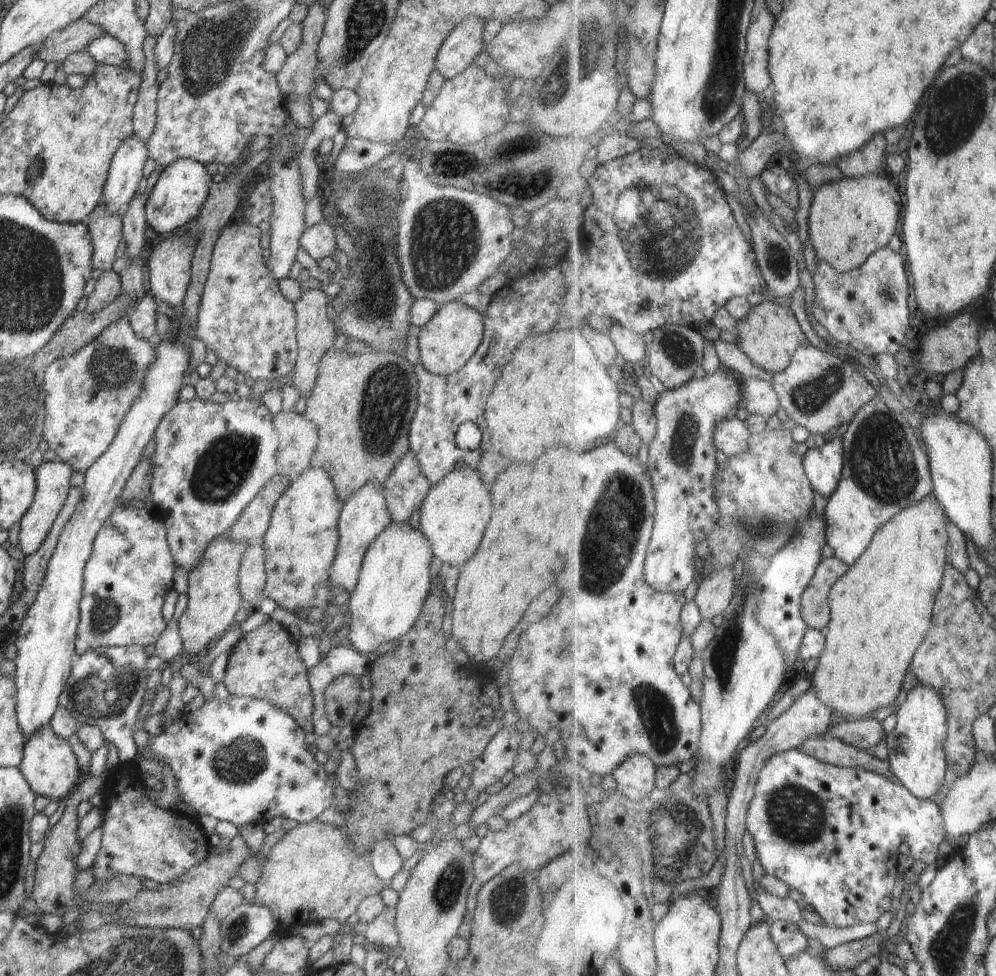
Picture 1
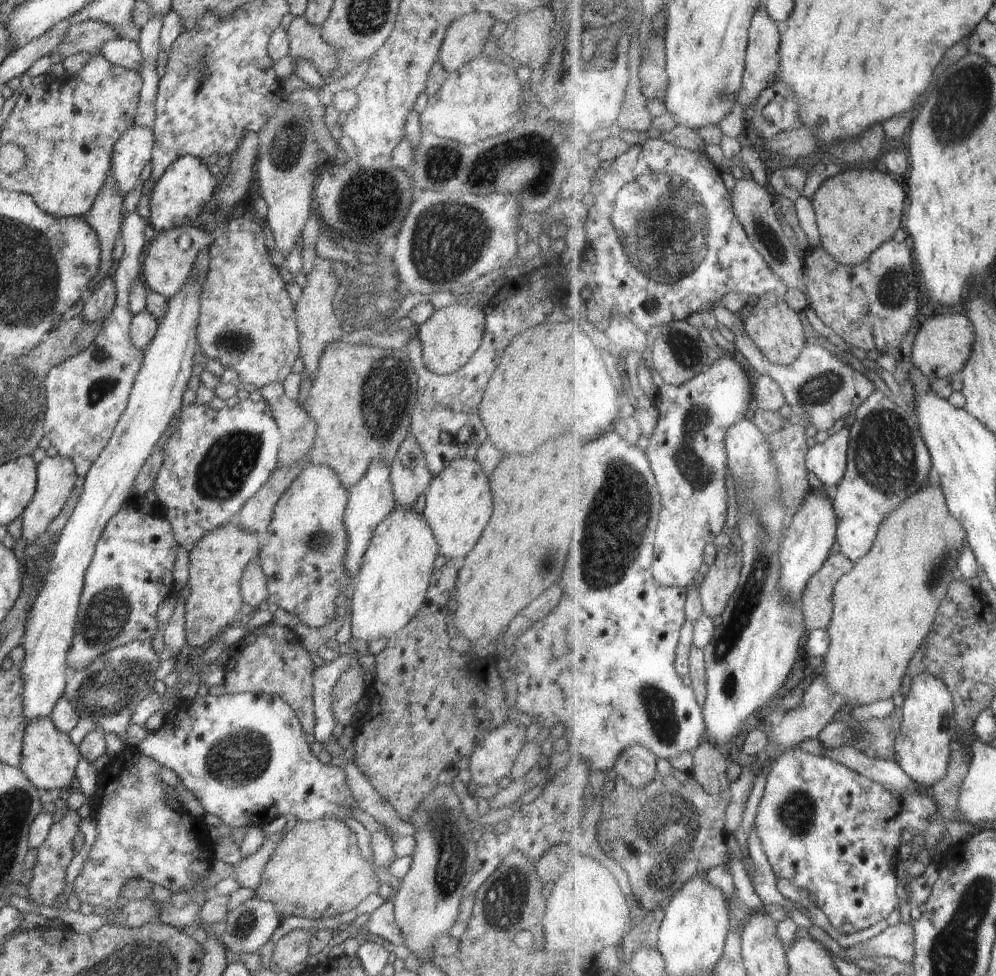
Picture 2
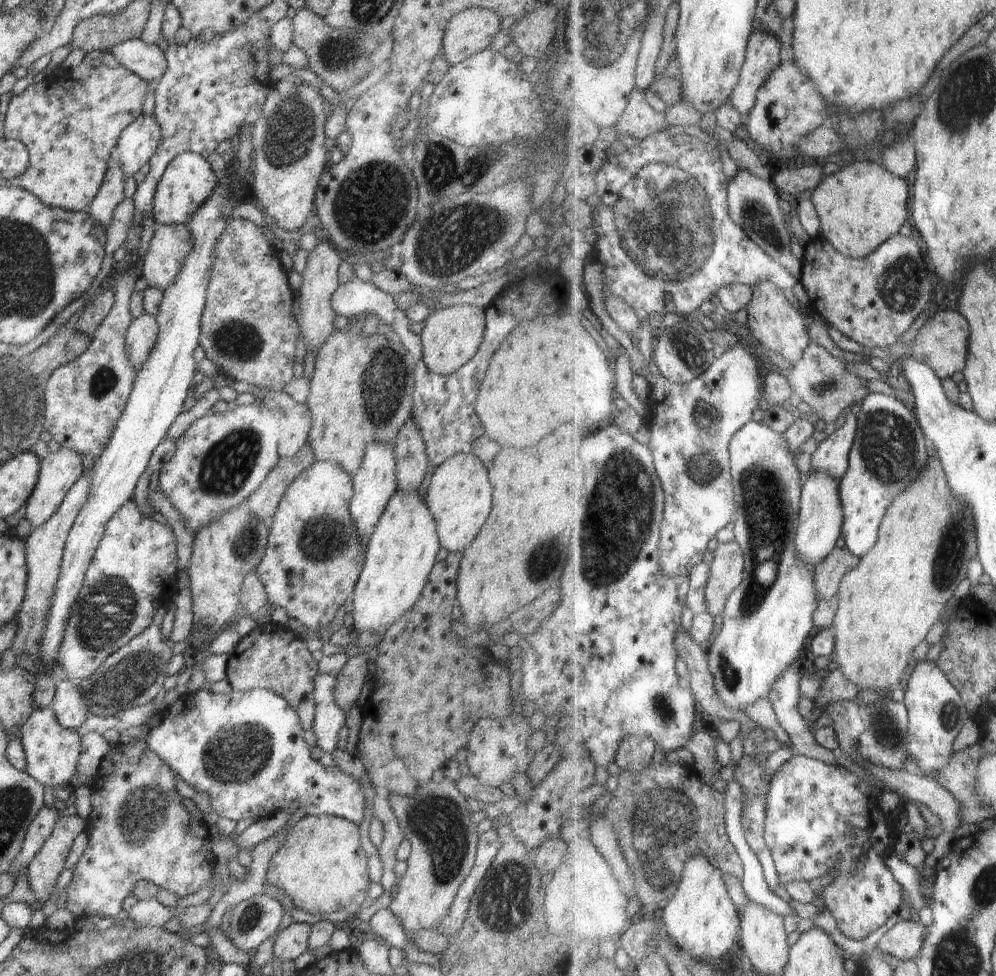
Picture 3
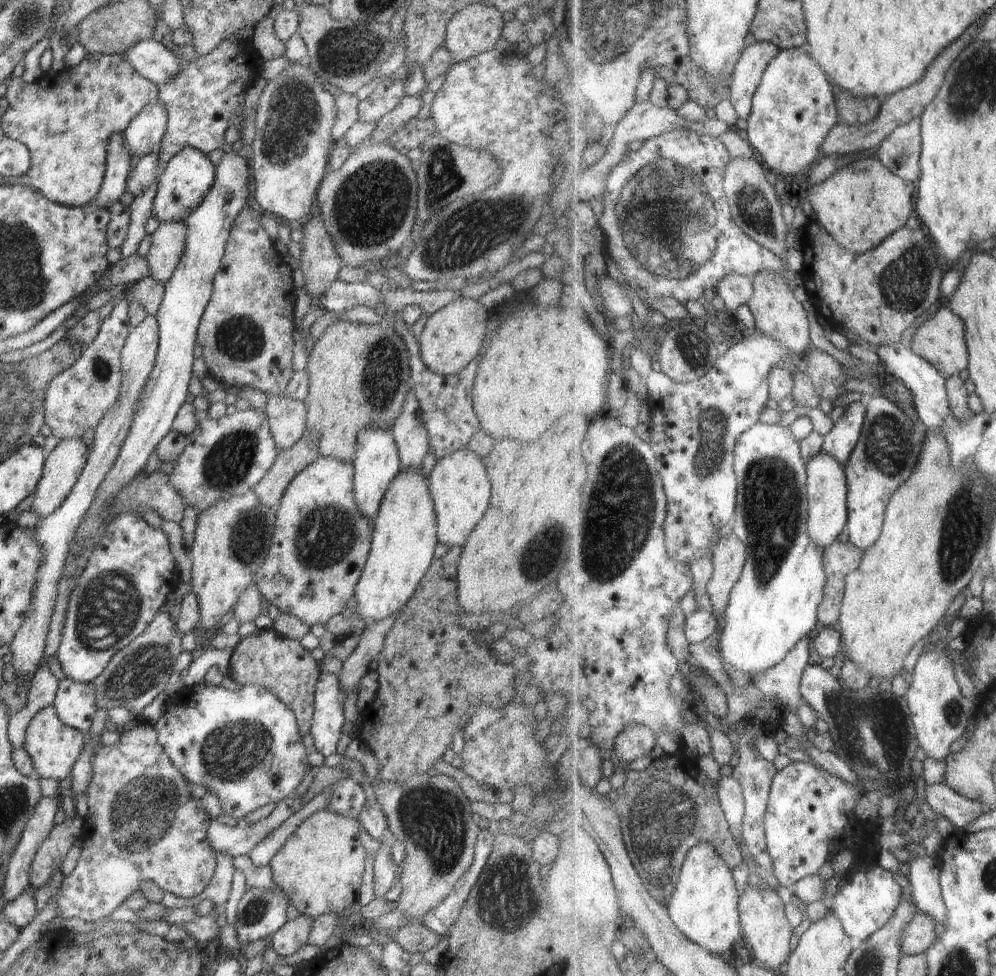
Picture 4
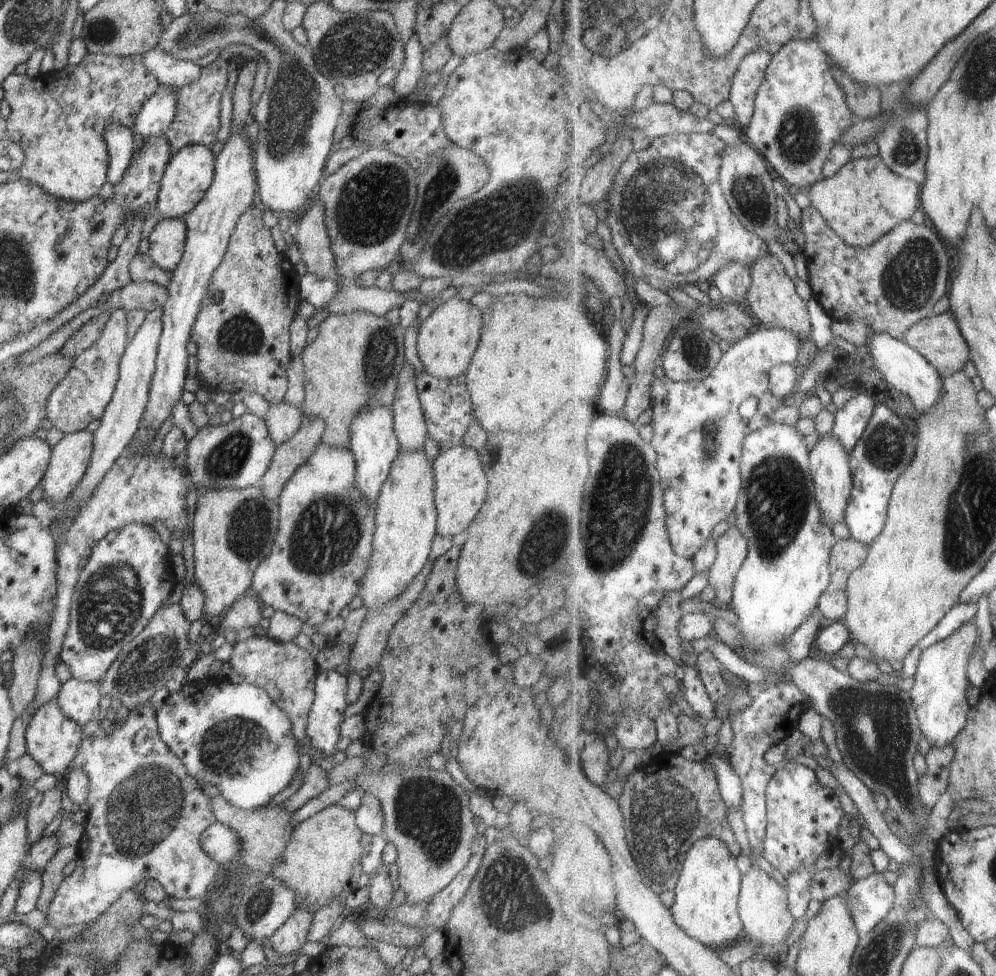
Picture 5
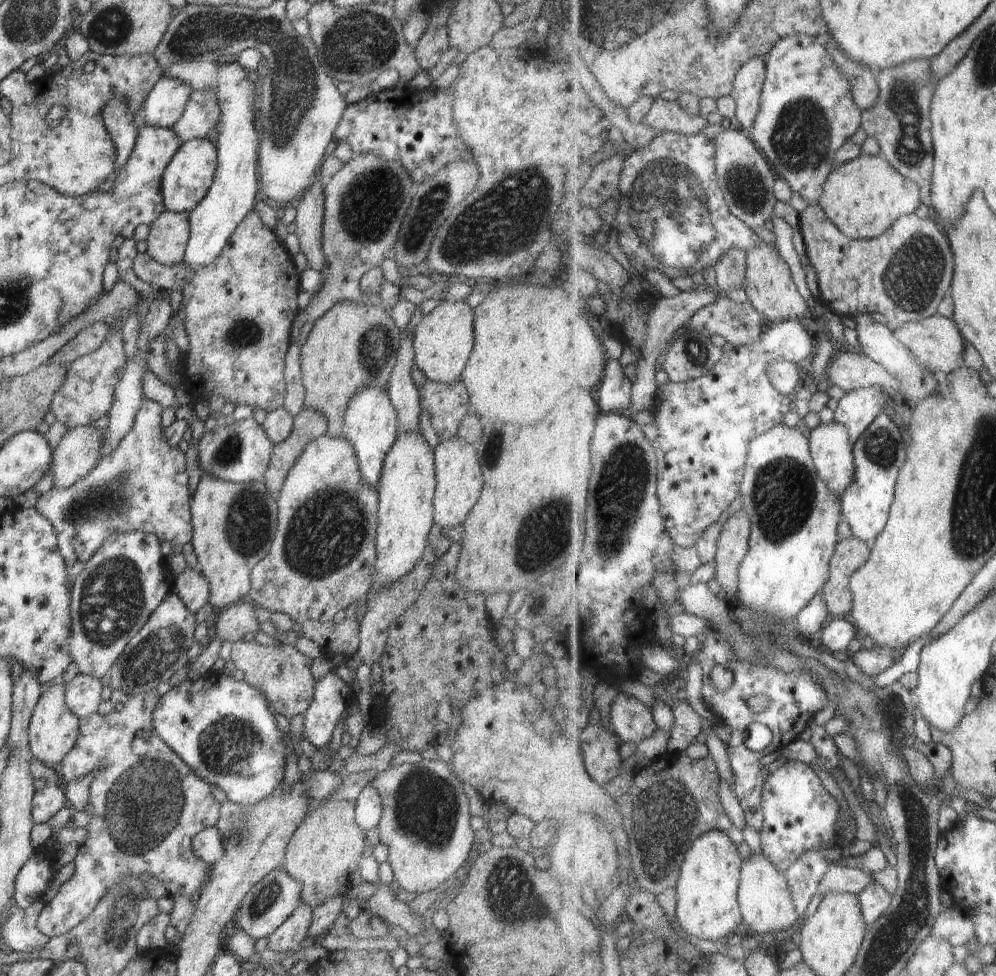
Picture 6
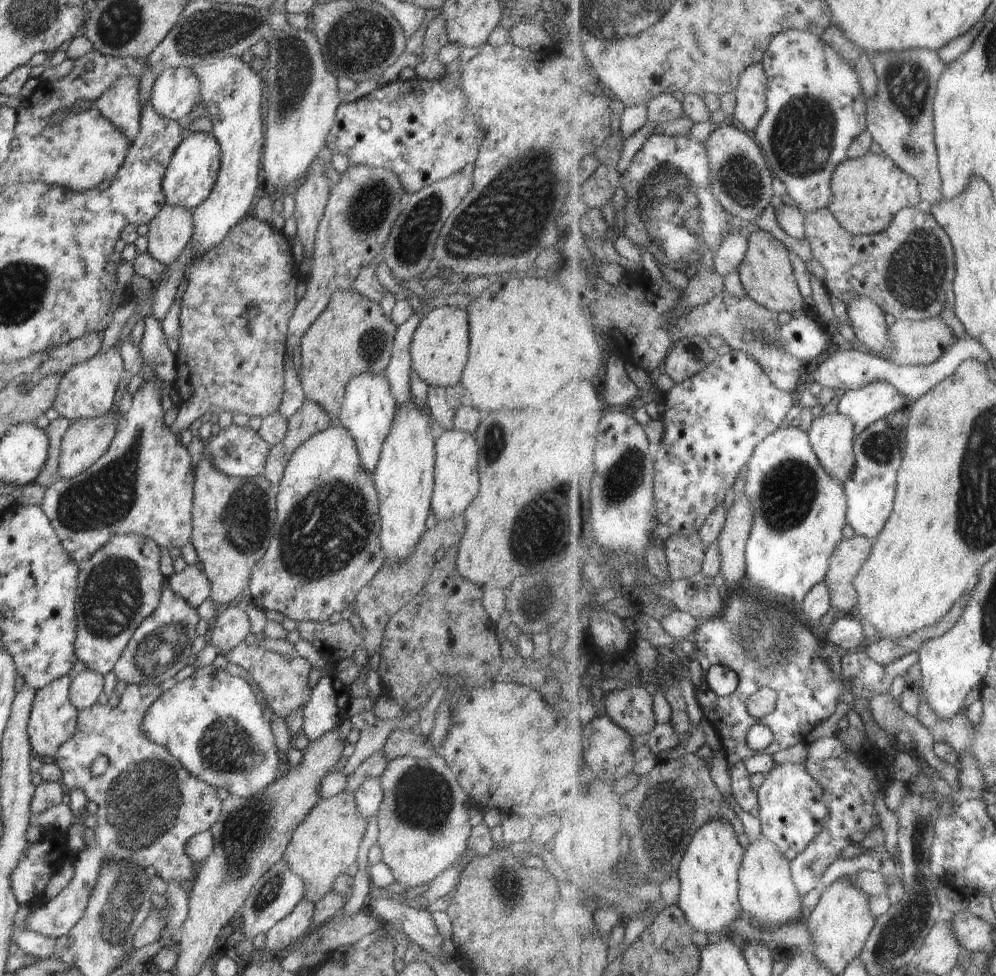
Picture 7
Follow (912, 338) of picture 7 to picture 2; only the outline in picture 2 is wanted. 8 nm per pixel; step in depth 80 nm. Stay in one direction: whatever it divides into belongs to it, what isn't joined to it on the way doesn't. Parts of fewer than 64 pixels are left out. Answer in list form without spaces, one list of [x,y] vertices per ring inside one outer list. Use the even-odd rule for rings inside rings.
[[[942,314],[926,322],[922,332],[916,338],[916,350],[914,350],[914,362],[932,380],[945,379],[952,374],[963,372],[971,360],[975,350],[977,332],[975,324],[966,314]]]

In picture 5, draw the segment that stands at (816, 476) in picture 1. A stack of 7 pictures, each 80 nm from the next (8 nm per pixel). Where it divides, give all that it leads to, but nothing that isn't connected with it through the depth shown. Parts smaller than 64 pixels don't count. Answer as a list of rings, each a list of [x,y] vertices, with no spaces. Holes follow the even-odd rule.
[[[861,388],[837,413],[837,421],[832,433],[852,452],[863,439],[868,425],[877,409],[876,398],[870,390]]]

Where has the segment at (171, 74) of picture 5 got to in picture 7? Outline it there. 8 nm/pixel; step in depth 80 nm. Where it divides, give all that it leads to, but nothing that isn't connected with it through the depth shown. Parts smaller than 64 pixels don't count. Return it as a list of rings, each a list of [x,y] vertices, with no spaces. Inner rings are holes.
[[[242,55],[202,58],[190,67],[200,81],[201,102],[206,107],[212,133],[221,148],[221,165],[208,198],[191,210],[195,256],[220,244],[228,231],[252,214],[252,200],[262,180],[260,156],[264,146],[264,81],[266,73],[252,69]]]

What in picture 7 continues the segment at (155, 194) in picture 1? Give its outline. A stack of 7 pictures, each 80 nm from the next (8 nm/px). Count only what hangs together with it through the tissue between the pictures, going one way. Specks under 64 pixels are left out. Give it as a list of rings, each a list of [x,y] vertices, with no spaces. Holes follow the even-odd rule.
[[[188,132],[178,148],[175,148],[164,173],[161,185],[167,204],[189,211],[202,204],[213,189],[220,165],[221,148],[213,133]]]

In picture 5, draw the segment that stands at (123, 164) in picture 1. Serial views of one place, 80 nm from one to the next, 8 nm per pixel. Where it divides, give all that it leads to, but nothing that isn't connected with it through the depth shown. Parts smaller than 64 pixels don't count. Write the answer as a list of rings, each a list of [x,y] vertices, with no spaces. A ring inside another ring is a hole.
[[[159,85],[142,105],[132,132],[137,144],[148,137],[164,135],[177,113],[177,92],[173,87]]]

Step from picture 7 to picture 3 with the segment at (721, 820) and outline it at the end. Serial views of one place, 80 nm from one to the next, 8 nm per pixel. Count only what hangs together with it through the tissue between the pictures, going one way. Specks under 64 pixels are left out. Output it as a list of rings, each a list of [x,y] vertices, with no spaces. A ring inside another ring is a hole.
[[[698,853],[689,860],[685,868],[683,883],[676,896],[668,903],[668,906],[661,911],[664,915],[666,934],[671,936],[685,951],[694,956],[708,960],[720,960],[722,956],[728,955],[728,952],[734,948],[734,944],[739,942],[742,928],[741,908],[736,907],[730,892],[728,884],[724,880],[726,874],[720,866],[716,866],[711,859],[704,853]]]

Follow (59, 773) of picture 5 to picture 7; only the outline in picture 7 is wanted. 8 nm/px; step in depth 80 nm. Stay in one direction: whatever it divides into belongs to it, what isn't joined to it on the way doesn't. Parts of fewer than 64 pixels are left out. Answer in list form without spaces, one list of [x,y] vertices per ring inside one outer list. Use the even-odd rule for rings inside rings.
[[[68,676],[53,680],[36,690],[27,724],[27,733],[34,755],[43,760],[53,760],[57,748],[75,731],[78,709],[69,699],[71,679]]]

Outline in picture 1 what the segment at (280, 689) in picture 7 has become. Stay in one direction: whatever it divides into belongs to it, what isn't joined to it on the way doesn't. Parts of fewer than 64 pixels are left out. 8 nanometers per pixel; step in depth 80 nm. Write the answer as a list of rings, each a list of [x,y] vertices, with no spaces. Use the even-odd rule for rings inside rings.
[[[269,618],[255,630],[243,634],[229,652],[227,661],[223,683],[233,697],[267,700],[295,718],[304,732],[313,732],[312,689],[307,673],[309,664],[299,655],[297,642],[287,627]]]

